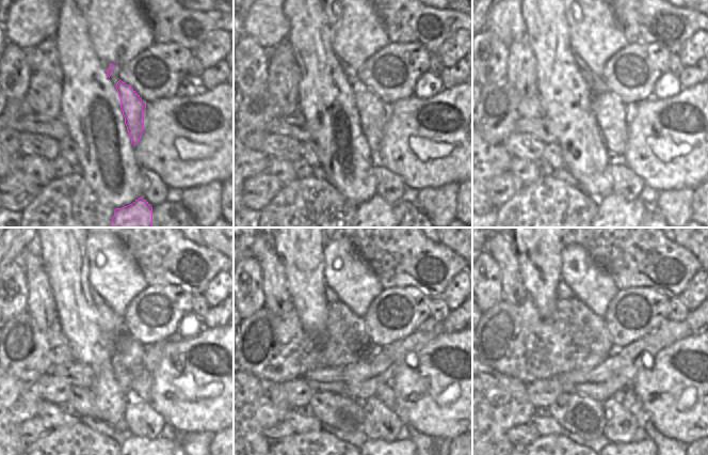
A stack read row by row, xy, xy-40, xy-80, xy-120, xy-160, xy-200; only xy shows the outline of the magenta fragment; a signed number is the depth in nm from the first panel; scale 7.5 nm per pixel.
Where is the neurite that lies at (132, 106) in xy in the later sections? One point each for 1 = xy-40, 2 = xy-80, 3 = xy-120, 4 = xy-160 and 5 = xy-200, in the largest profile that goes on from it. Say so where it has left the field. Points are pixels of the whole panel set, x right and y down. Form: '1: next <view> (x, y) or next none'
1: next xy-40 (372, 111)
2: next xy-80 (610, 111)
3: next xy-120 (130, 351)
4: next xy-160 (386, 393)
5: next xy-200 (628, 398)

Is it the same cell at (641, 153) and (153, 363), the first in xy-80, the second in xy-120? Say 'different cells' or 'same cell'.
different cells

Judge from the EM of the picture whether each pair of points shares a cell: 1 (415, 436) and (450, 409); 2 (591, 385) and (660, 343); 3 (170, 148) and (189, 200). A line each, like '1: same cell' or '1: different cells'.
1: different cells
2: same cell
3: different cells

